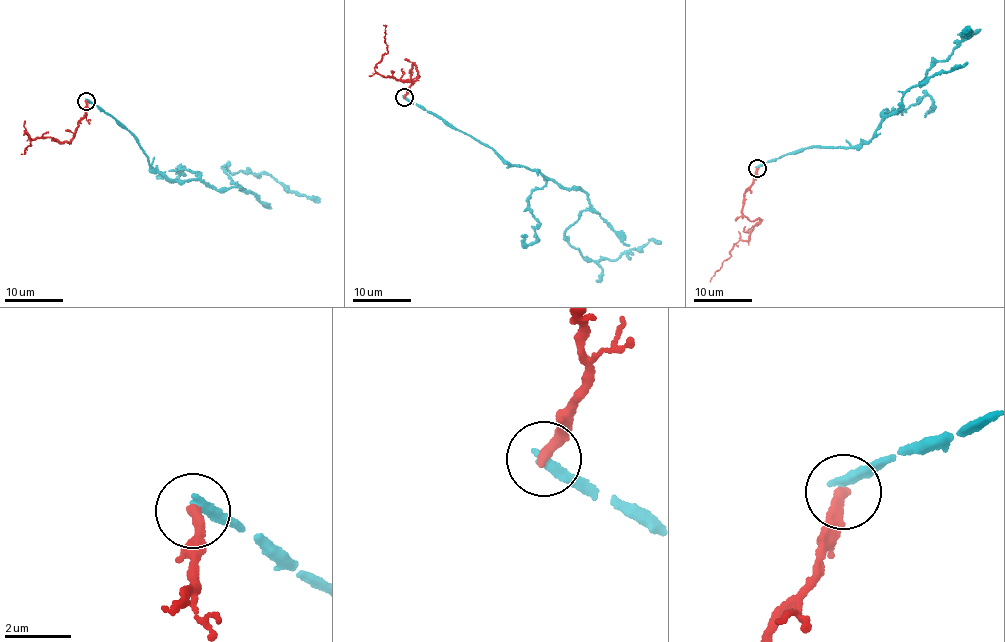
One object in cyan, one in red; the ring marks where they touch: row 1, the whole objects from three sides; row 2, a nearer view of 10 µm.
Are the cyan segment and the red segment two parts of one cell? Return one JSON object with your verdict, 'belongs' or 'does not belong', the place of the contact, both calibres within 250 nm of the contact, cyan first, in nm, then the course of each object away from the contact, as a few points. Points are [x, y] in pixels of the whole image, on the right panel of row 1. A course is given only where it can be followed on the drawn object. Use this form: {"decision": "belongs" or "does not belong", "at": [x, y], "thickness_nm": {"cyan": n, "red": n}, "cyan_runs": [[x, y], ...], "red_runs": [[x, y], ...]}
{"decision": "does not belong", "at": [757, 168], "thickness_nm": {"cyan": 300, "red": 300}, "cyan_runs": [[757, 168], [814, 145], [861, 145], [969, 29]], "red_runs": [[757, 168], [742, 202], [743, 213], [750, 220], [759, 221], [750, 238], [734, 244], [709, 282]]}

